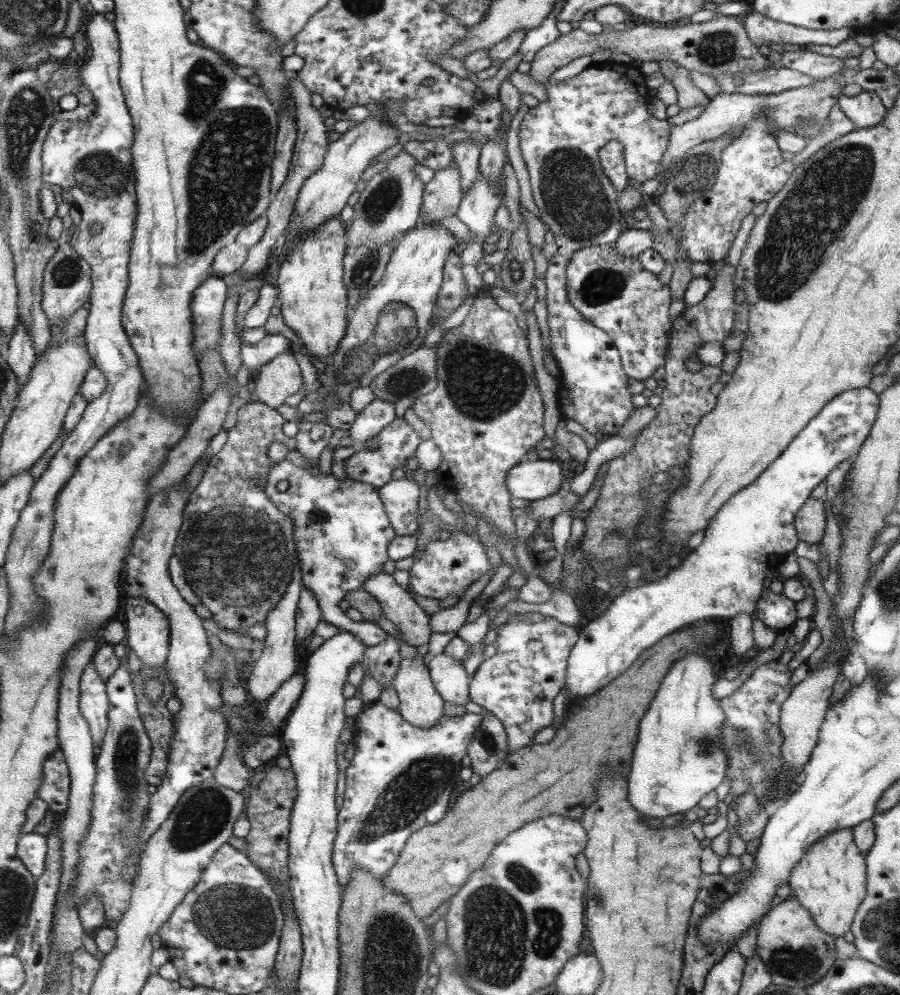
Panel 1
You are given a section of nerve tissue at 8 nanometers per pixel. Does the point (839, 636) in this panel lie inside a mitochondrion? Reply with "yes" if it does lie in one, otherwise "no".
no

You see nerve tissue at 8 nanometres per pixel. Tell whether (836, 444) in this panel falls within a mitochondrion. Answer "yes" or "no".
no

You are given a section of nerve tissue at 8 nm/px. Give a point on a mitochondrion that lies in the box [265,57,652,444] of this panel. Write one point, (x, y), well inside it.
(568, 183)

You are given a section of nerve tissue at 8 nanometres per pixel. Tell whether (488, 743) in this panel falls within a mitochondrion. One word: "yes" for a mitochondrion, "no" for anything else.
yes

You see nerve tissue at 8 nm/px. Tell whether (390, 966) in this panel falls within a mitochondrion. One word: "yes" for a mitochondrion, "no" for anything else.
yes

